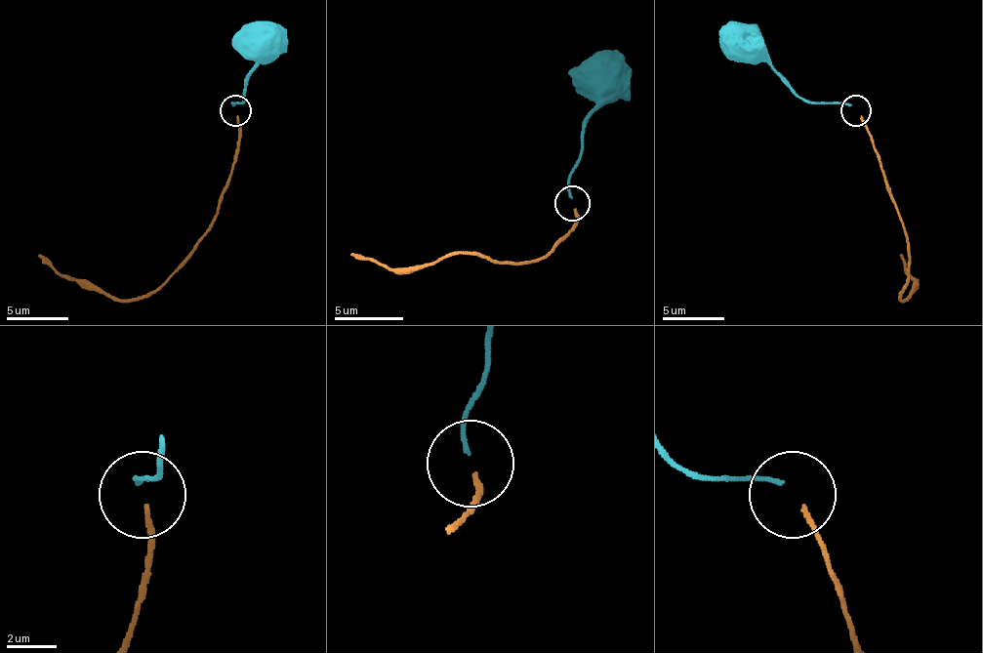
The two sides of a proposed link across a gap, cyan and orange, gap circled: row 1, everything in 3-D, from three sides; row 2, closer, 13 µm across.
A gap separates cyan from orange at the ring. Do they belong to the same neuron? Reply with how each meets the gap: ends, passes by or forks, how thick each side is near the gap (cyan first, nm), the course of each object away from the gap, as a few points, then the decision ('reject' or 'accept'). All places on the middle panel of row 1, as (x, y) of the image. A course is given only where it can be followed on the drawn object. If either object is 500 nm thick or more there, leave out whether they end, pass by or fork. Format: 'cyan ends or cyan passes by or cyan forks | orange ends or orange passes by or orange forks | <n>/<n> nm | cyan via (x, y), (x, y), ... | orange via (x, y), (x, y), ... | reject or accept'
cyan ends | orange ends | 170/180 nm | cyan via (571, 196), (568, 176), (582, 144), (582, 123), (602, 92), (602, 82), (599, 78) | orange via (575, 210), (575, 224), (540, 259), (488, 259), (450, 252), (401, 269), (349, 256) | accept

